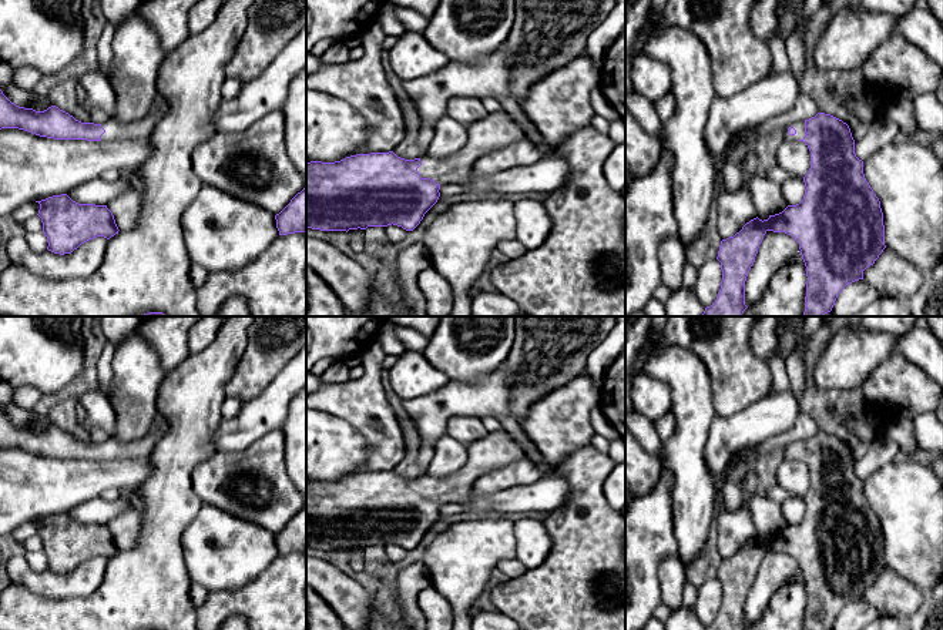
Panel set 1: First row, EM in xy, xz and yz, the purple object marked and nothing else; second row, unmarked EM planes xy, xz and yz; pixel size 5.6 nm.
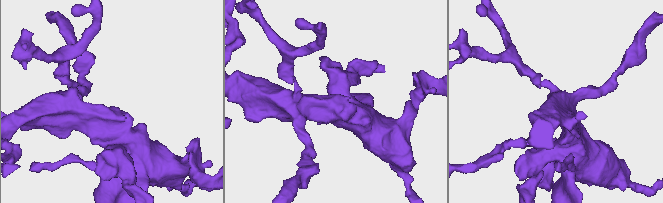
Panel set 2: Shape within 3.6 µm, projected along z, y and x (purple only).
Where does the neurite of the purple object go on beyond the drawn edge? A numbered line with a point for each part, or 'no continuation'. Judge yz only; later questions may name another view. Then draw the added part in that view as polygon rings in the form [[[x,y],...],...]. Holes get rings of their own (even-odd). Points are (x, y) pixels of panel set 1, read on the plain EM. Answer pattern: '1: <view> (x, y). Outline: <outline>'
1: yz (799, 445). Outline: [[[796,440],[785,446],[785,459],[798,460],[805,456],[805,440]]]

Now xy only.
1: xy (141, 448). Outline: [[[158,415],[151,429],[141,439],[118,442],[115,438],[110,438],[103,442],[101,446],[105,452],[101,455],[101,460],[134,460],[148,458],[164,433],[165,420]]]

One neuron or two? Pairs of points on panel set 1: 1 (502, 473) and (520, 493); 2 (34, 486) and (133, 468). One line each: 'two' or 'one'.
1: two
2: one

